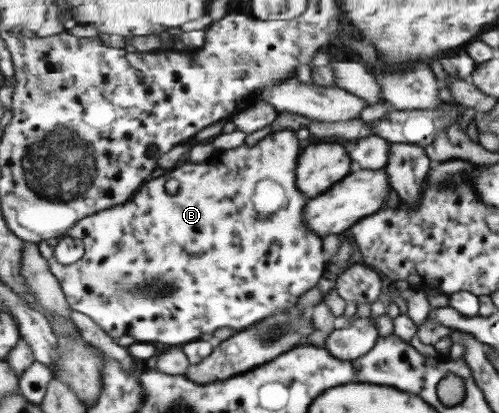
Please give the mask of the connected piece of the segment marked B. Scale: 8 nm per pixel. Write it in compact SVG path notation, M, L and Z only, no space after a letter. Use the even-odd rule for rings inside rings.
M287 129L270 133L251 147L244 143L235 149L217 150L203 163L184 163L167 172L160 172L155 177L156 180L154 178L148 180L148 184L144 184L144 188L140 188L140 192L128 204L124 204L120 208L112 208L108 212L100 212L88 220L82 220L80 224L76 224L76 228L70 228L72 232L68 230L66 236L60 235L50 240L44 240L39 243L40 252L48 261L50 270L62 284L70 308L90 316L91 320L94 320L105 332L108 332L109 336L116 340L120 336L131 335L137 342L156 343L159 346L160 344L184 346L184 344L200 340L202 334L213 334L220 328L232 328L235 332L248 331L248 328L254 327L260 321L266 321L269 317L298 306L301 296L317 286L327 270L328 261L322 252L322 237L316 231L312 231L304 219L306 204L310 198L300 191L296 180L296 168L298 168L302 152L302 144L296 138L296 131ZM168 180L178 182L175 194L170 194L170 190L166 186ZM70 236L83 241L84 255L75 263L60 264L54 258L56 244L65 242L70 239Z

